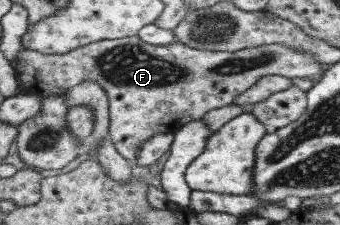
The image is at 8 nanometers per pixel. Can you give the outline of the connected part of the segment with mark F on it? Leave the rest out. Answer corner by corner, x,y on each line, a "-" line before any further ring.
136,35
97,41
62,55
48,55
24,48
17,57
16,79
19,92
36,93
43,97
67,93
83,81
95,81
101,85
109,97
110,138
126,159
136,160
140,146
151,137
159,133
176,133
183,125
202,119
213,109
232,104
237,96
248,92
263,77
309,77
314,83
324,75
322,64
304,49
293,49
293,46
278,43
230,52
198,49
178,41
170,45
152,45

